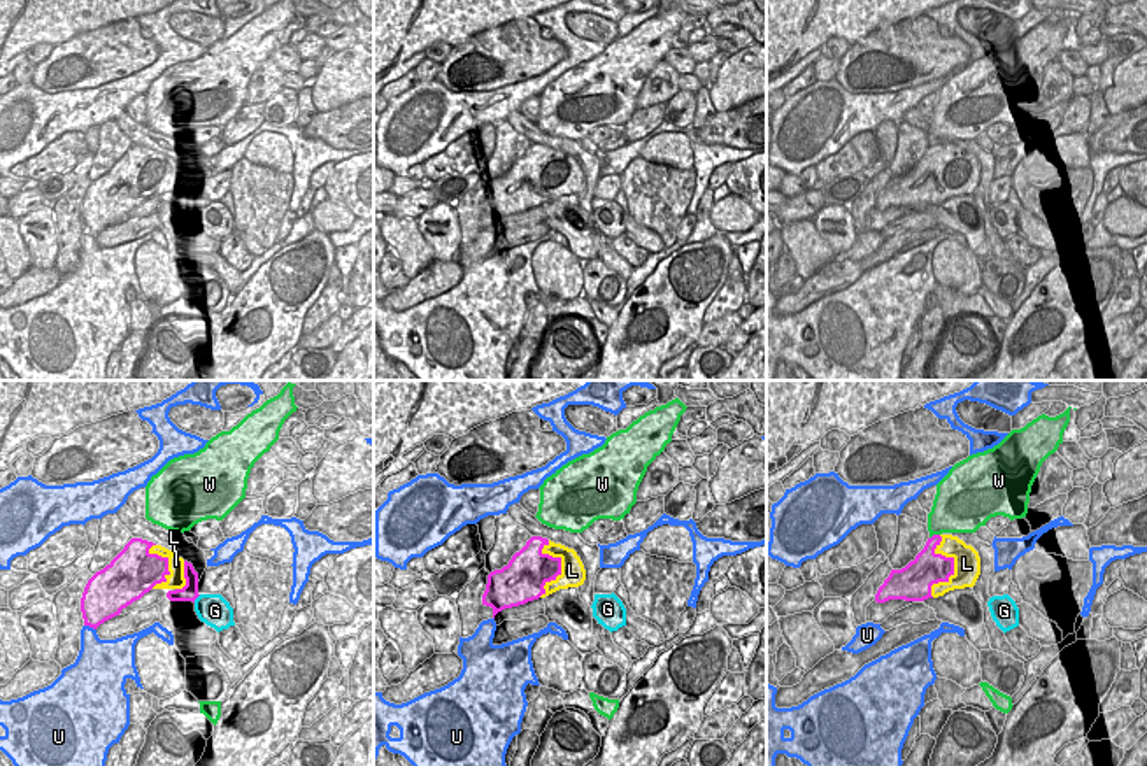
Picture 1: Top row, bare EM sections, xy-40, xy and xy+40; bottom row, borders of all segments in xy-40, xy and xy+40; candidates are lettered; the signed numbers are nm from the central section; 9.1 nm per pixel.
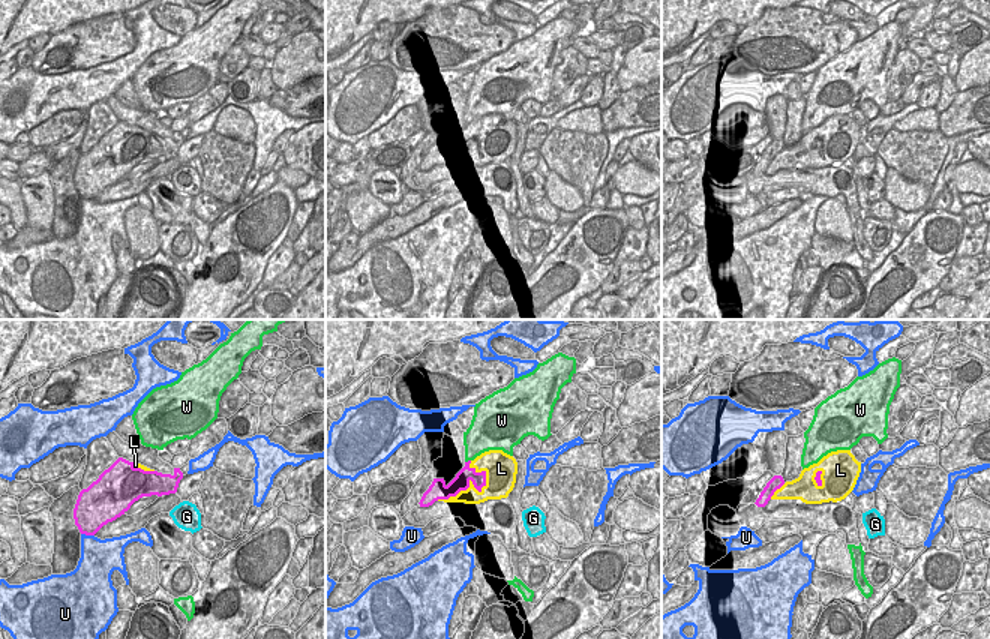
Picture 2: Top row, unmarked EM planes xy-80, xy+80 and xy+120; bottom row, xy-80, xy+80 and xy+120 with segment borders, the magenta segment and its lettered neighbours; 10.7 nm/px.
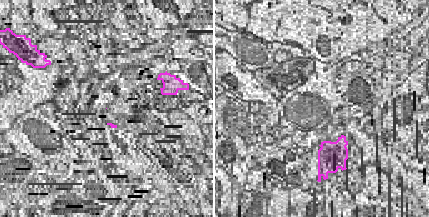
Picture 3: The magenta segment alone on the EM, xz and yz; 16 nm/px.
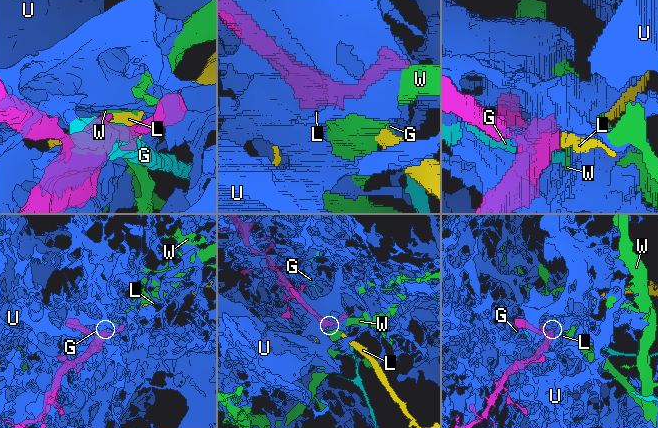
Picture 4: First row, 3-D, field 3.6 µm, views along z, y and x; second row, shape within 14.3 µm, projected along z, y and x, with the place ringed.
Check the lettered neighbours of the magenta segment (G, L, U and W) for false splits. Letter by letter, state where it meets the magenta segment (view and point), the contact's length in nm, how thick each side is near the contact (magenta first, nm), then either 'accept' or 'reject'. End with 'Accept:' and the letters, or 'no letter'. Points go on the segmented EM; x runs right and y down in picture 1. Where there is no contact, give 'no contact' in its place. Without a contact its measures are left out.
G: meets magenta in xy-40 at (197, 596); contact 110 nm long; 160 nm thick on the magenta side, 300 nm on the other; reject
L: meets magenta in xy+40 at (953, 567); contact 600 nm long; 300 nm thick on the magenta side, 260 nm on the other; accept
U: meets magenta in xy-40 at (90, 626); contact 120 nm long; 360 nm thick on the magenta side, 280 nm on the other; reject
W: meets magenta in xy+40 at (933, 535); contact 110 nm long; 220 nm thick on the magenta side, 360 nm on the other; reject
Accept: L

